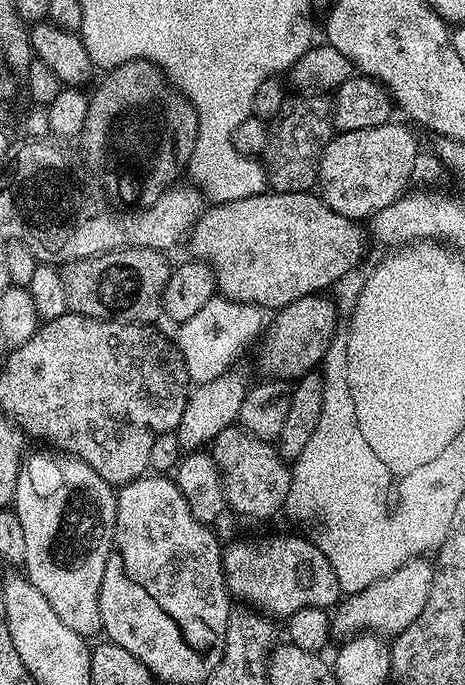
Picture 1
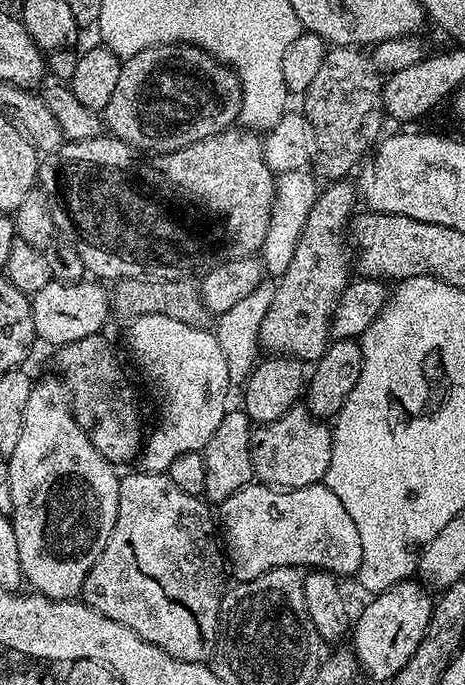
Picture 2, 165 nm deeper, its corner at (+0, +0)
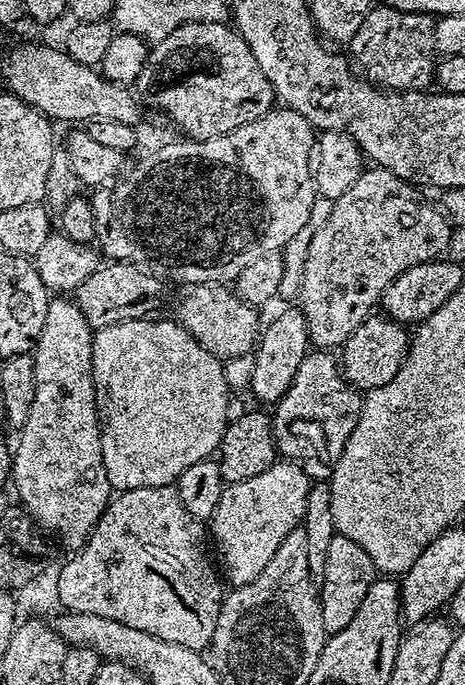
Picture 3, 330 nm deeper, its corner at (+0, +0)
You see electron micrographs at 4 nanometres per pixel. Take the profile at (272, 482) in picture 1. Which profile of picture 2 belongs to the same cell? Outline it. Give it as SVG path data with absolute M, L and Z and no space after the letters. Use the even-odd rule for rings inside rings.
M304 406L286 410L282 418L252 430L252 471L255 479L277 490L321 483L330 466L331 453L331 427L325 421L316 419Z

